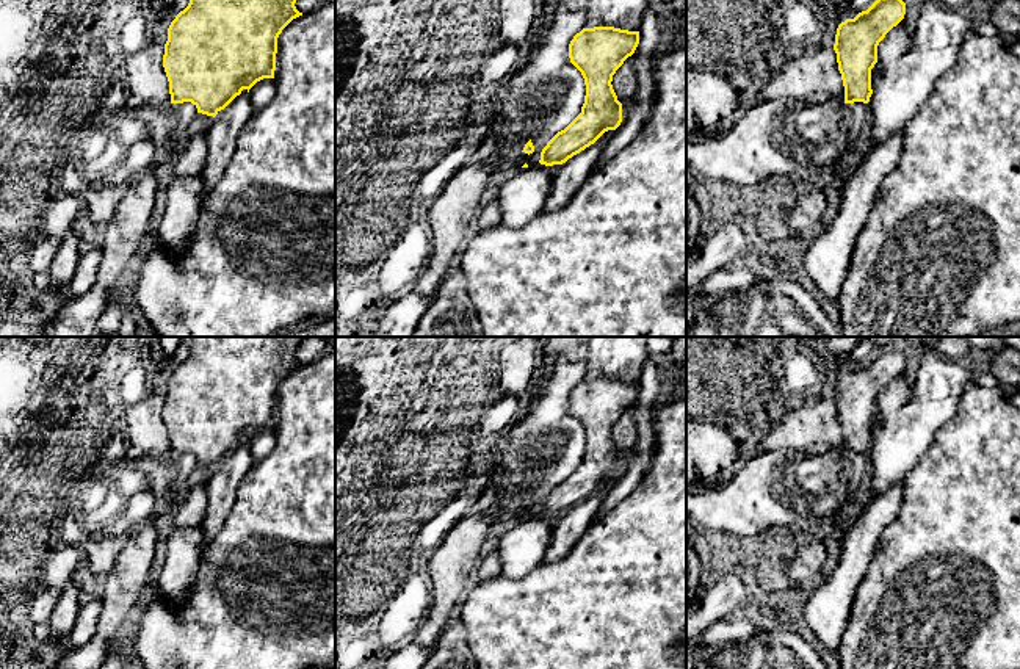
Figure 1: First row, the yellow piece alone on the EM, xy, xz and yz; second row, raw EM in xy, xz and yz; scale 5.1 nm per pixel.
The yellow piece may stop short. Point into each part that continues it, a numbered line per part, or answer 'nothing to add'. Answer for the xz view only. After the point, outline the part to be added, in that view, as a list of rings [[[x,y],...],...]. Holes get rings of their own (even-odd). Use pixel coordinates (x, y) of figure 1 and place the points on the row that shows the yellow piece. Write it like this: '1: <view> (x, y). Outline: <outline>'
nothing to add

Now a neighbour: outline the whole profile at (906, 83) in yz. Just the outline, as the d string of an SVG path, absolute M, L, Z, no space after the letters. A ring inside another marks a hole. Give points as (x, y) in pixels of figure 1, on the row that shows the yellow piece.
M935 0L923 2L906 53L882 66L881 81L870 97L868 144L859 154L848 155L818 190L832 196L834 183L848 182L874 147L907 125L929 99L935 81L954 66L971 25L973 20L960 11Z

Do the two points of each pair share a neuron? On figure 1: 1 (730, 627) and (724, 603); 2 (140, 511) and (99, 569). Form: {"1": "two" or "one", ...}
{"1": "two", "2": "one"}

